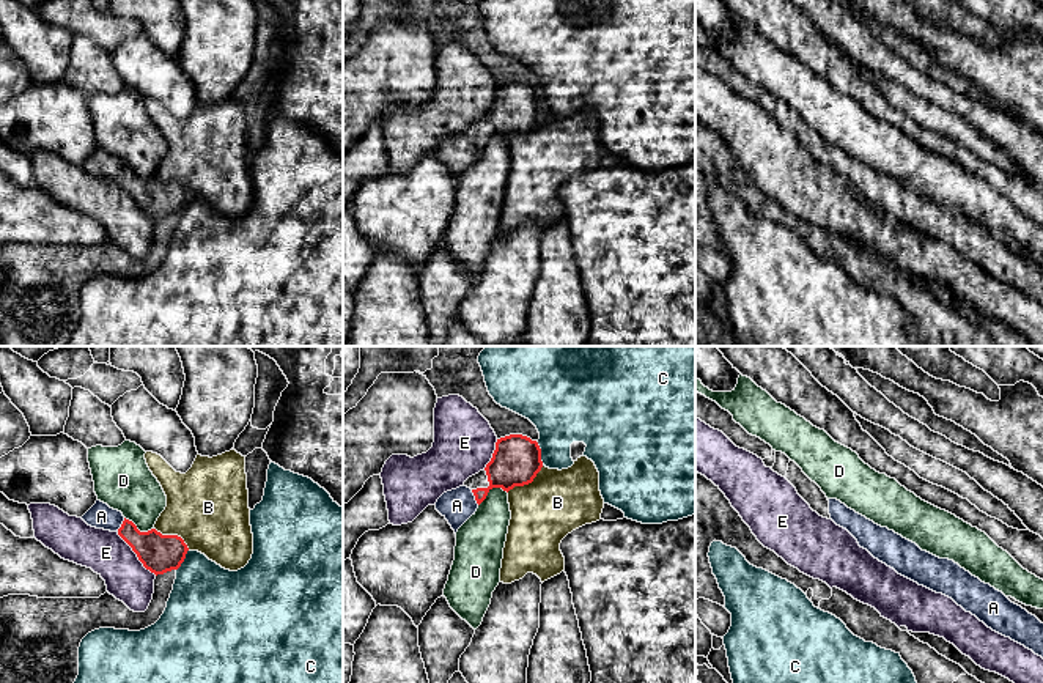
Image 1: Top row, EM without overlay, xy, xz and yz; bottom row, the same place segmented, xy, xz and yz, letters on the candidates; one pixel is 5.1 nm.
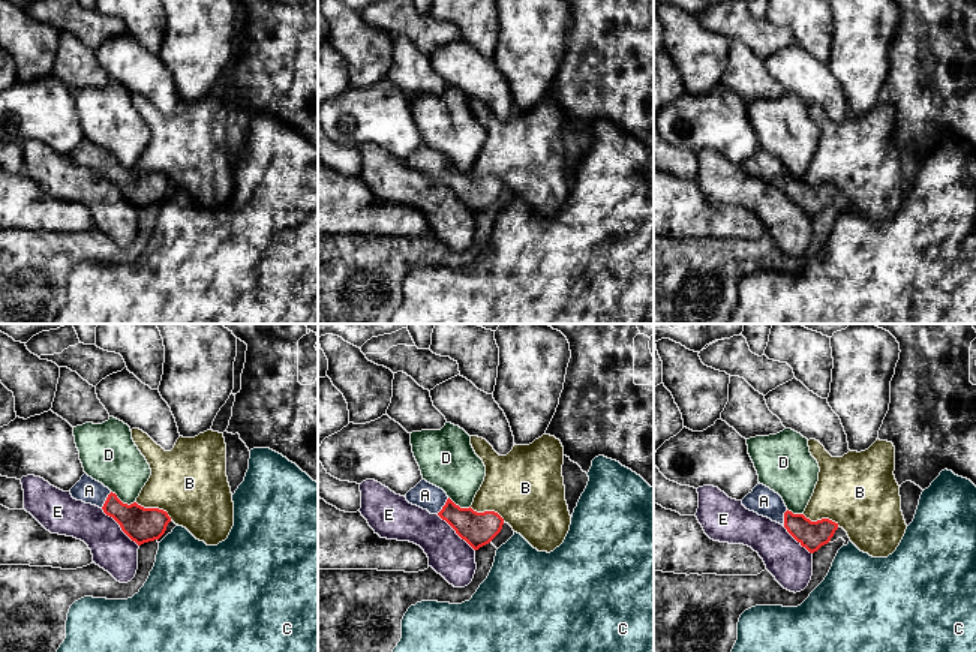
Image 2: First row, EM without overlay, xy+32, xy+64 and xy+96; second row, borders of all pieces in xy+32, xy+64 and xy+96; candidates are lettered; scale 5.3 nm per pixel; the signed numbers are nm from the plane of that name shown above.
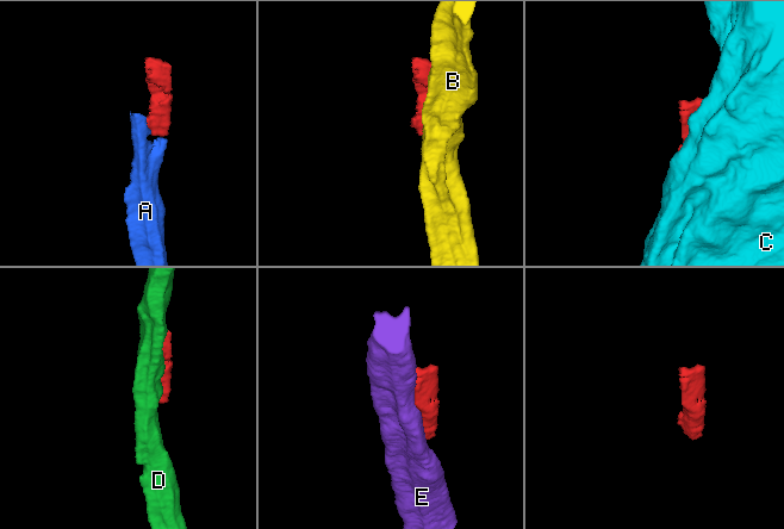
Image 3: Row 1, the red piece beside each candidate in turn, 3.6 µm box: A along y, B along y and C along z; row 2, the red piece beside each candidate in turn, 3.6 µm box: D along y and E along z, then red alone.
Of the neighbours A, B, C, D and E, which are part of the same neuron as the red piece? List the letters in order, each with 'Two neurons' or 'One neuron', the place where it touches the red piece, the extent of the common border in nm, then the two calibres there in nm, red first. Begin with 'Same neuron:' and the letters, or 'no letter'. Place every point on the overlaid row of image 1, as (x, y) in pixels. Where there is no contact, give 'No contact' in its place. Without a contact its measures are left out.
Same neuron: A
A: One neuron. Touches red at xz (475, 498). Shared border 90 nm. Thickness 220 nm (red) against 170 nm
B: Two neurons. Touches red at xz (526, 483). Shared border 240 nm. Thickness 260 nm (red) against 320 nm
C: Two neurons. Touches red at xz (540, 454). Shared border 120 nm. Thickness 260 nm (red) against 320 nm
D: Two neurons. Touches red at xz (491, 488). Shared border 170 nm. Thickness 260 nm (red) against 240 nm
E: Two neurons. Touches red at xy (137, 556). Shared border 300 nm. Thickness 200 nm (red) against 220 nm

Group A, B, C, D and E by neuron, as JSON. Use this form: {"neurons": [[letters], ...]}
{"neurons": [["A"], ["B"], ["C"], ["D"], ["E"]]}

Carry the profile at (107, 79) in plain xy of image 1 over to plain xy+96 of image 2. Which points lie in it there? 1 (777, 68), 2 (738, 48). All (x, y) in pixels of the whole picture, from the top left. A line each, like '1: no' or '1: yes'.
1: no
2: yes

